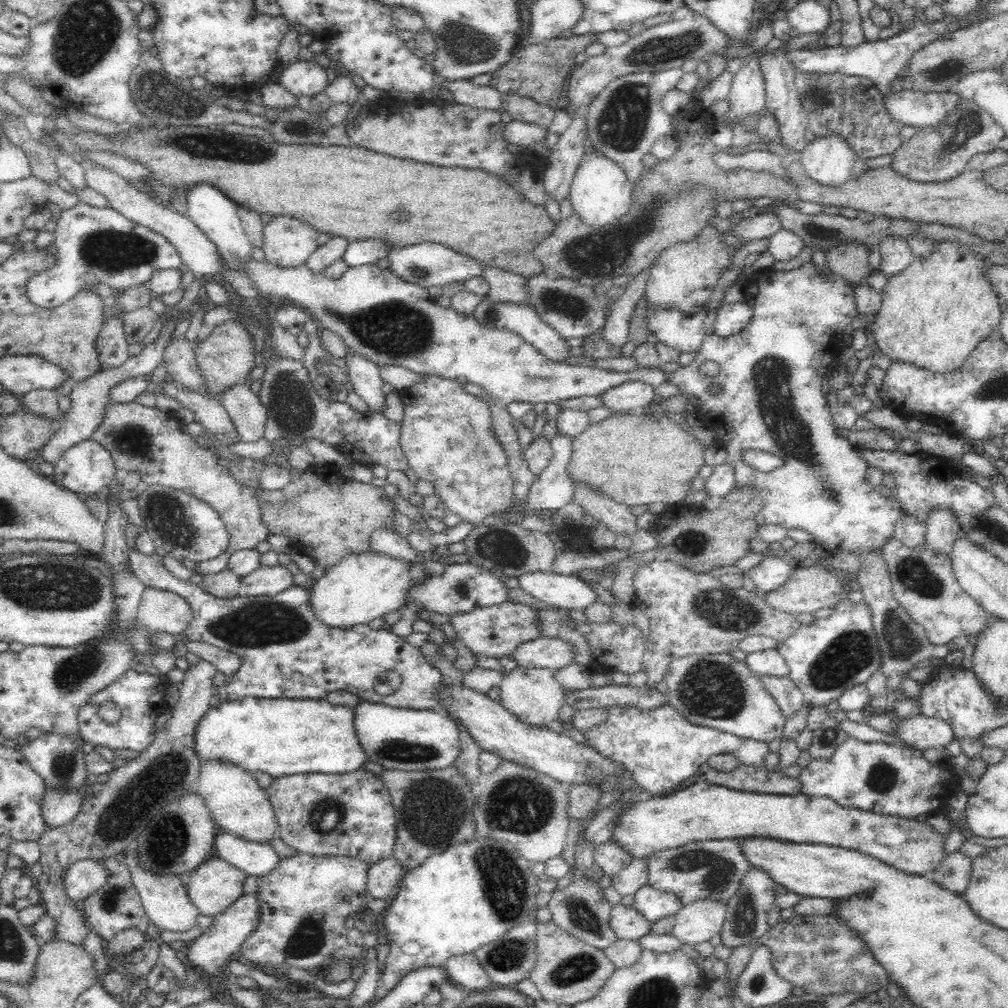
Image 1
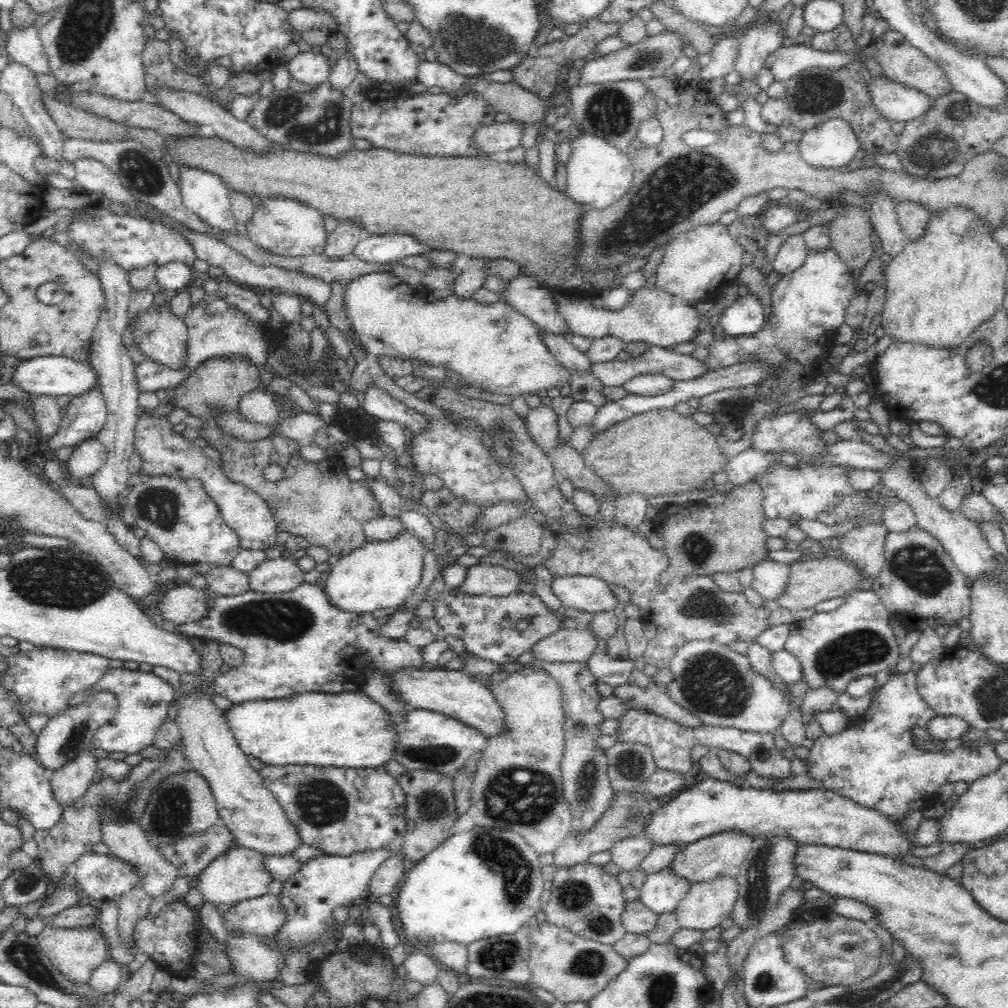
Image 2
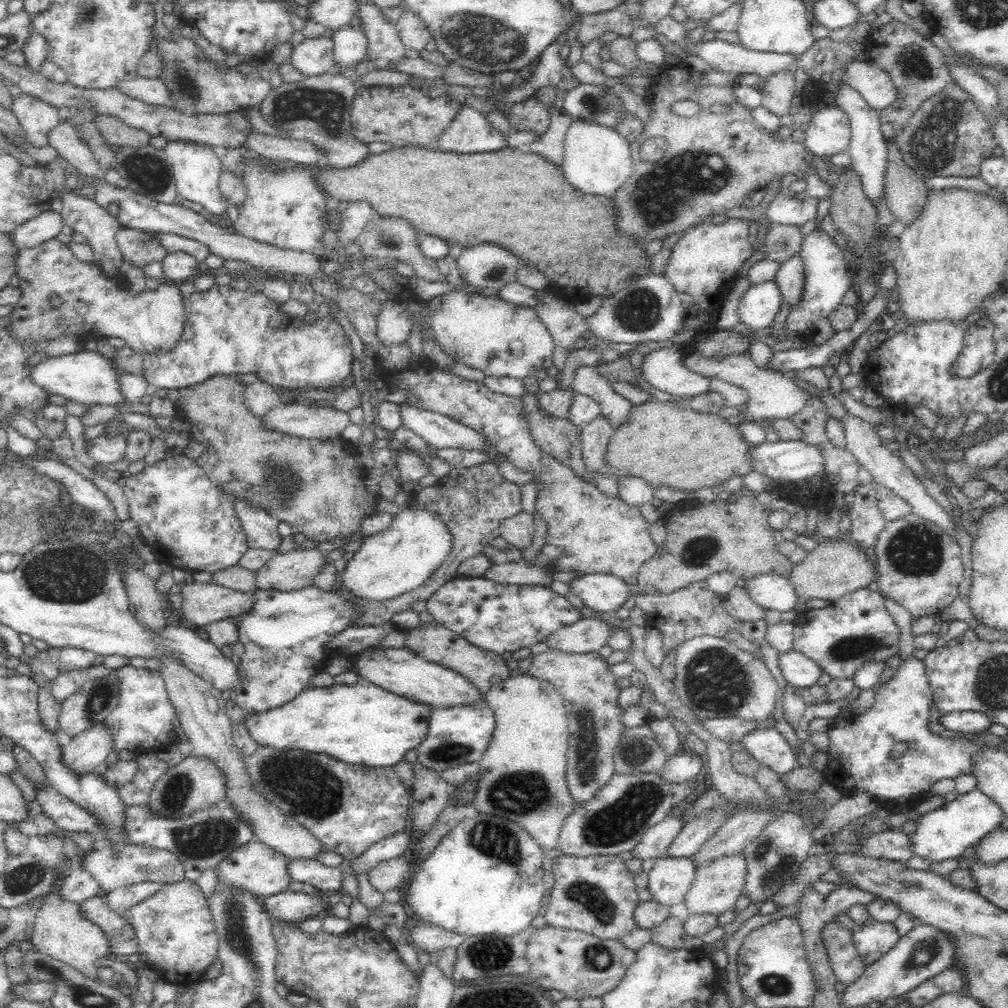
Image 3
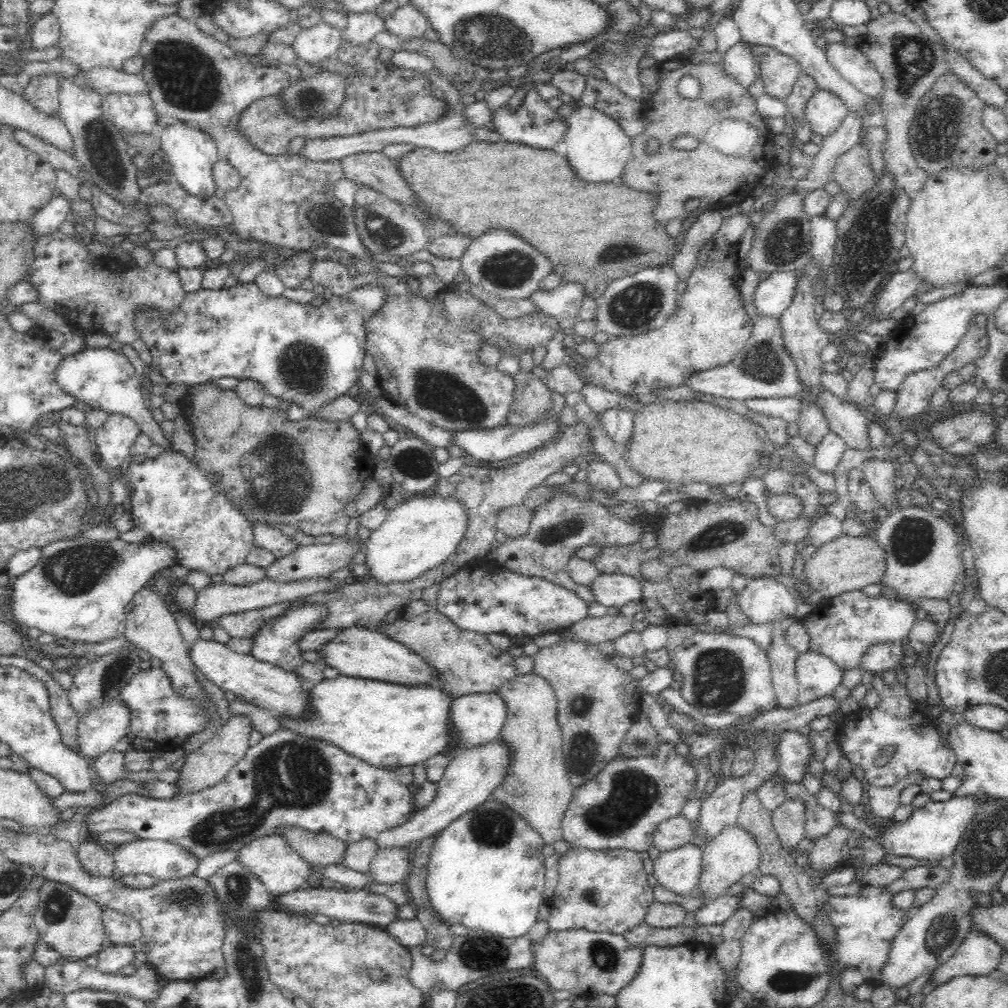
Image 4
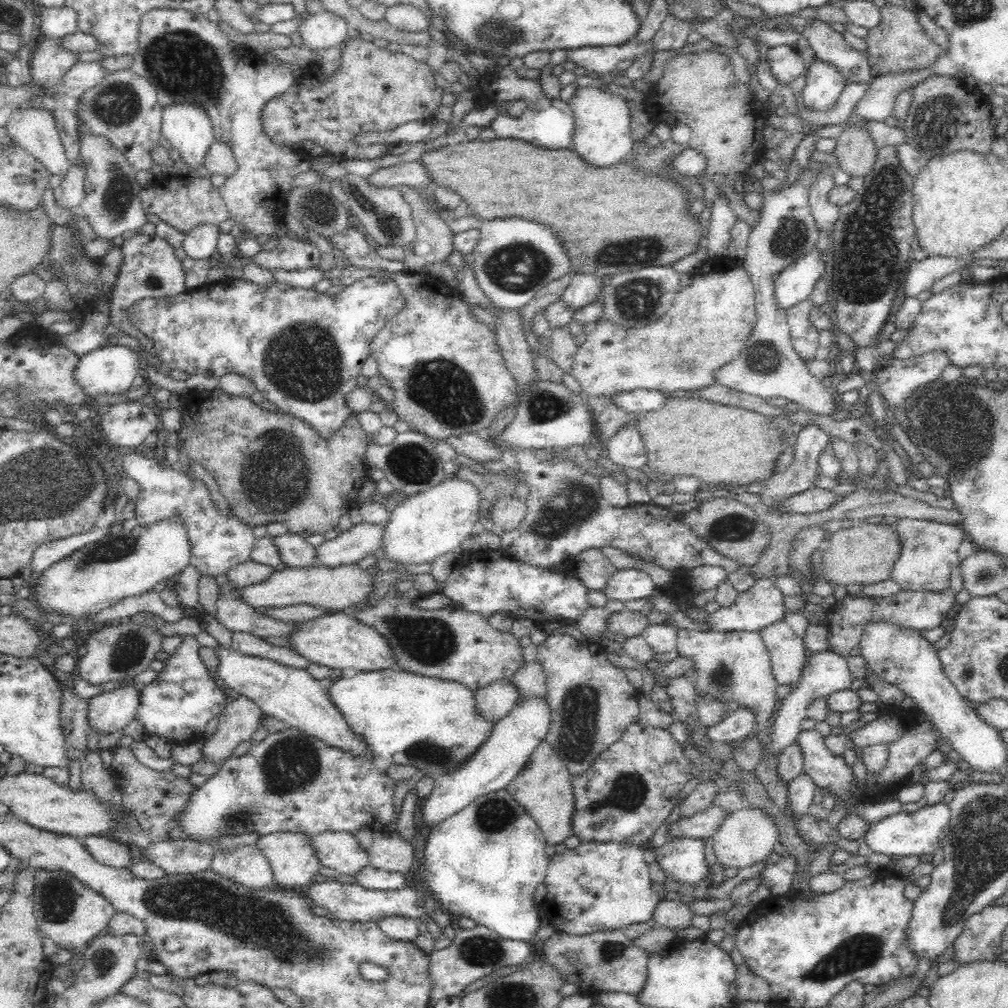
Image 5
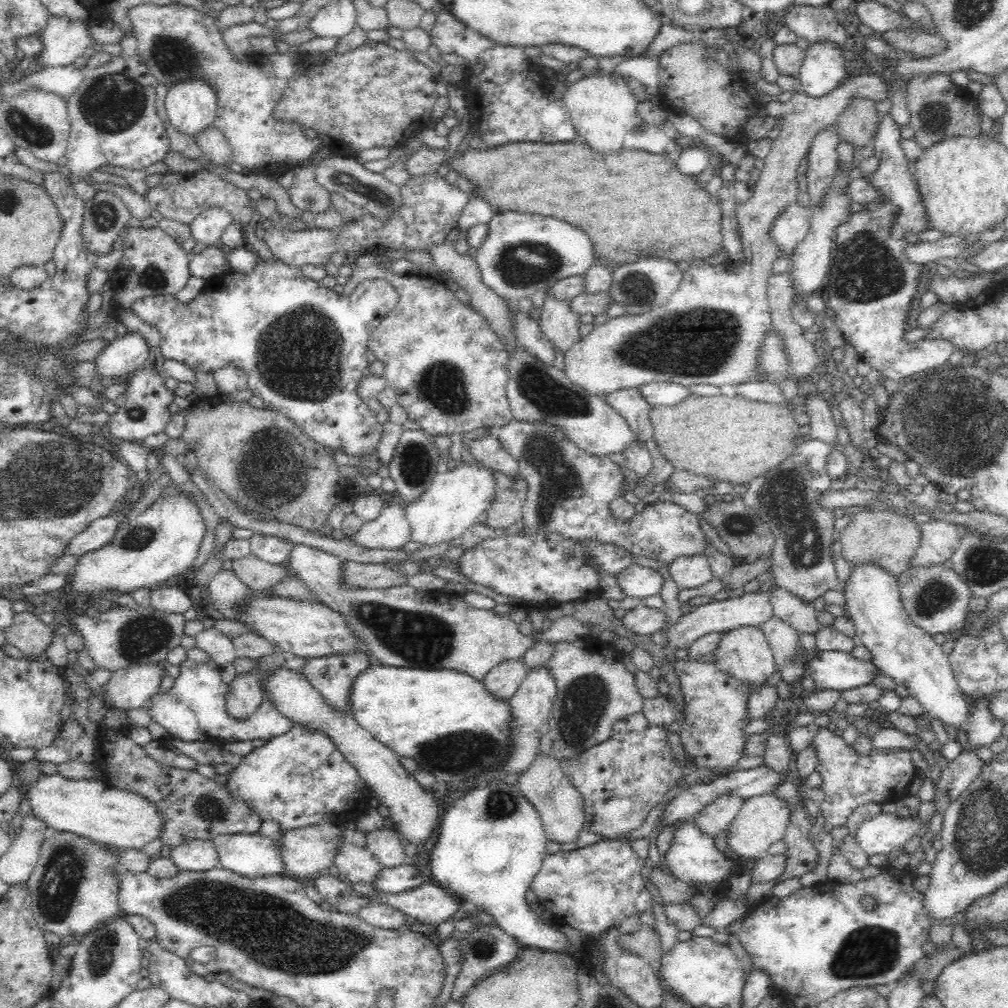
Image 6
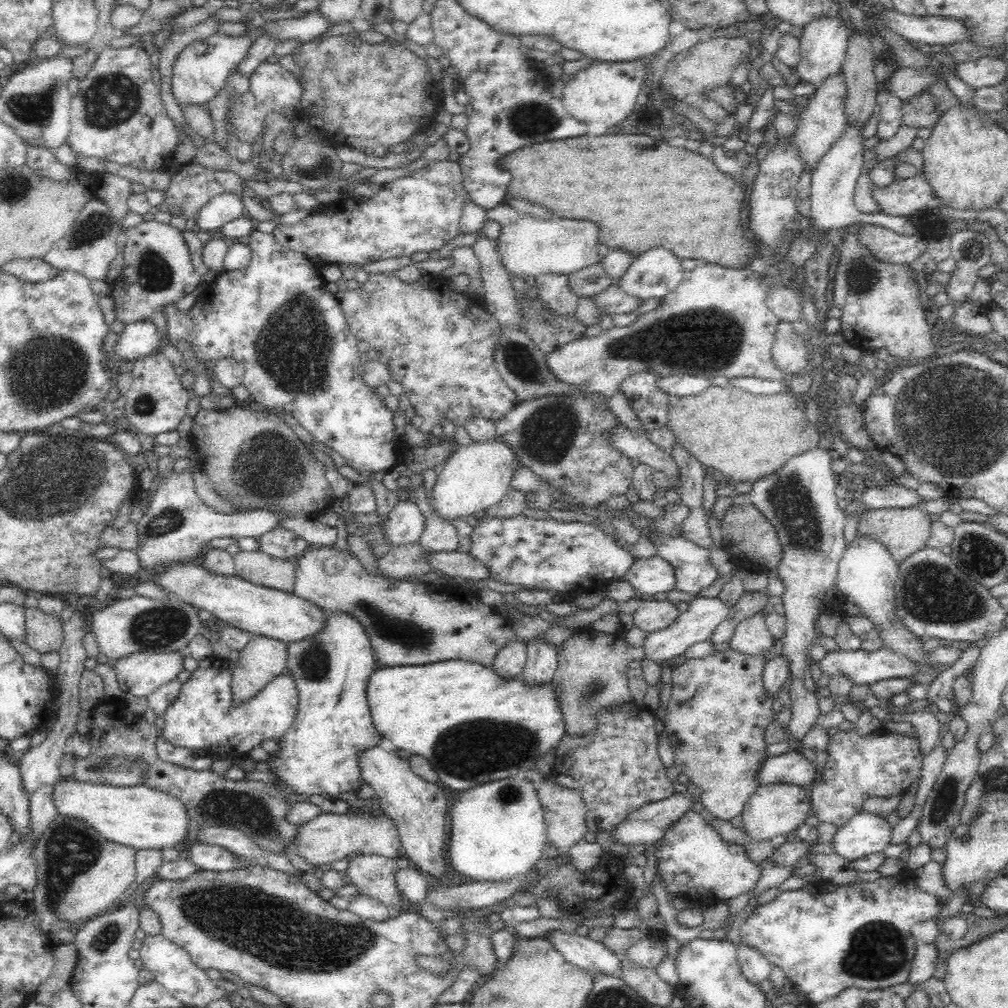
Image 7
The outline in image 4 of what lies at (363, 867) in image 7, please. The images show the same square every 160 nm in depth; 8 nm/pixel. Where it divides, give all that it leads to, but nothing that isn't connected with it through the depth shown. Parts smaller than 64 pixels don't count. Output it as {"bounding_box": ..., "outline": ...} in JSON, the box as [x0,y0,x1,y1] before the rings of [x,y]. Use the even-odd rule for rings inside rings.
{"bounding_box":[276,826,346,866],"outline":[[[284,826],[276,835],[284,837],[288,846],[311,866],[340,864],[346,852],[346,843],[325,833],[310,832],[299,826]]]}

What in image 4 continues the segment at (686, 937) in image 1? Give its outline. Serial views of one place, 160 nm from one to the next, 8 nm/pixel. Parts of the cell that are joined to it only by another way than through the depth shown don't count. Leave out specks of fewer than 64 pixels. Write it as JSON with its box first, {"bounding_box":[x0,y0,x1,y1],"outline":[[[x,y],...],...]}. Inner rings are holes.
{"bounding_box":[694,825,761,902],"outline":[[[734,825],[722,829],[703,849],[702,849],[702,872],[696,884],[694,894],[703,902],[710,902],[716,897],[728,895],[729,888],[747,874],[757,873],[761,852],[758,845],[754,843],[752,835],[746,829]]]}

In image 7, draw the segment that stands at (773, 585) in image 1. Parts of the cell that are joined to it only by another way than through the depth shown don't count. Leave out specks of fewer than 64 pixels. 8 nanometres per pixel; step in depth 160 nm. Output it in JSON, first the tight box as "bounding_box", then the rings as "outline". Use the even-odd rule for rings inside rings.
{"bounding_box":[643,598,732,665],"outline":[[[694,598],[685,612],[679,613],[674,624],[666,628],[656,630],[656,632],[647,632],[643,649],[645,650],[645,658],[653,663],[661,665],[674,658],[675,656],[684,655],[684,651],[688,646],[697,642],[708,641],[712,631],[720,622],[726,620],[731,613],[732,604],[724,604],[720,598]]]}

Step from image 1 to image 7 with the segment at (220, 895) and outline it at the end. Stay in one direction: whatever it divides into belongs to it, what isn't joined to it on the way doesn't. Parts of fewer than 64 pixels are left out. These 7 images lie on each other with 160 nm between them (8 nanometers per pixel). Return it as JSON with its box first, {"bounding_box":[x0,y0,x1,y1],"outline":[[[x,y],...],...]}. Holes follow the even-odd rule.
{"bounding_box":[295,814,401,871],"outline":[[[323,814],[300,825],[295,835],[296,854],[313,870],[320,871],[336,860],[348,859],[354,852],[398,859],[401,842],[392,819],[384,816],[350,816],[350,814]]]}

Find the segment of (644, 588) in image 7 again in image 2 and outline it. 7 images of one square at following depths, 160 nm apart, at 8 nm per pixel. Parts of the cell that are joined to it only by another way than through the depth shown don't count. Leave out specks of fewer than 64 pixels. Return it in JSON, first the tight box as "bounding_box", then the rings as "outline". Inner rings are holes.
{"bounding_box":[551,576,619,612],"outline":[[[558,576],[551,583],[552,593],[562,605],[584,612],[613,611],[619,604],[609,584],[594,576]]]}

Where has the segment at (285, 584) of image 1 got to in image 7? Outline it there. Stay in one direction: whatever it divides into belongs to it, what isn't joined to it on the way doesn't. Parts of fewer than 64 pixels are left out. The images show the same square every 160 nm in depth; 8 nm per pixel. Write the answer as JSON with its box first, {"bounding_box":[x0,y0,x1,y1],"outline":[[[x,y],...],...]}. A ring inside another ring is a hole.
{"bounding_box":[384,502,425,548],"outline":[[[397,502],[386,516],[384,537],[391,548],[418,542],[425,530],[425,519],[414,502]]]}

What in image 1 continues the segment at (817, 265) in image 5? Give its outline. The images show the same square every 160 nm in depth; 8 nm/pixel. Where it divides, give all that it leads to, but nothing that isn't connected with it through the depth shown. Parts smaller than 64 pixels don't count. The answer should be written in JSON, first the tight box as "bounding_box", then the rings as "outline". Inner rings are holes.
{"bounding_box":[713,301,752,337],"outline":[[[744,301],[724,303],[717,308],[717,315],[713,324],[713,333],[719,337],[738,334],[752,318],[752,306],[748,307]]]}

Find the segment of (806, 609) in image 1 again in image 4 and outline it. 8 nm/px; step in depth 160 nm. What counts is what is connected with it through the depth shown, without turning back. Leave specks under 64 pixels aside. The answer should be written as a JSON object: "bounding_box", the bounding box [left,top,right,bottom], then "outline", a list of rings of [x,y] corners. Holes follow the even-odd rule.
{"bounding_box":[803,535,885,600],"outline":[[[841,535],[838,539],[820,545],[806,560],[803,573],[814,594],[830,600],[844,592],[862,590],[872,583],[881,583],[885,568],[884,549],[874,538]]]}

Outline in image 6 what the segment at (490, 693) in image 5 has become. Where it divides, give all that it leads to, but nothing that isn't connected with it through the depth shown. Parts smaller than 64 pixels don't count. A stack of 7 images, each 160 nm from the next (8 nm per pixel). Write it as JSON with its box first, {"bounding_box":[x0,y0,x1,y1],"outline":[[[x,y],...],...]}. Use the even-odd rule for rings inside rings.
{"bounding_box":[482,659,527,701],"outline":[[[523,659],[507,660],[497,664],[482,681],[493,697],[508,701],[515,695],[527,674]]]}

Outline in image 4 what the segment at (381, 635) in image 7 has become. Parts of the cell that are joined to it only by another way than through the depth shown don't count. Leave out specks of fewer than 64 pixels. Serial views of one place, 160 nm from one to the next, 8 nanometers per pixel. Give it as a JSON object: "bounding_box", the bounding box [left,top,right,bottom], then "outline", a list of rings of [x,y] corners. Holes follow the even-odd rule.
{"bounding_box":[251,521,517,696],"outline":[[[263,521],[251,522],[251,526],[254,546],[269,550],[275,558],[286,556],[299,546],[299,539],[285,536],[278,527],[270,527]],[[430,608],[411,620],[396,619],[384,628],[383,633],[427,660],[441,674],[436,683],[448,696],[495,692],[517,675],[514,658],[507,651],[501,652],[492,647],[486,635],[460,630],[435,608]]]}

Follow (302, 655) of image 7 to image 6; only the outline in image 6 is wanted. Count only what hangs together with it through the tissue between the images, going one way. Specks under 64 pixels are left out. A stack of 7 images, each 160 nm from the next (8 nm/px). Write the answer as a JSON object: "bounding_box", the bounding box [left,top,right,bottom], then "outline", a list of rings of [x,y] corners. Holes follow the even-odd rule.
{"bounding_box":[226,647,373,830],"outline":[[[358,647],[352,653],[308,657],[304,673],[308,682],[337,710],[351,710],[351,686],[355,678],[369,667],[369,652]],[[294,725],[285,734],[267,740],[244,757],[234,759],[232,770],[226,777],[227,791],[232,797],[246,801],[260,819],[277,822],[281,830],[340,822],[342,812],[348,812],[350,808],[368,802],[373,796],[357,768],[344,758],[330,737],[322,730],[308,729],[302,725]]]}

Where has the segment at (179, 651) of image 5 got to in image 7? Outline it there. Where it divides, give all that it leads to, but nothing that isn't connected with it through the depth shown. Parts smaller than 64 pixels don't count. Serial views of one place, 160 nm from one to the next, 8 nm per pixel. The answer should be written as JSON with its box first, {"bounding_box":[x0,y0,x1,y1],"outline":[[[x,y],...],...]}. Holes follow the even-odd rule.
{"bounding_box":[162,654,299,754],"outline":[[[212,654],[212,658],[206,657],[205,659],[198,660],[197,668],[191,673],[190,677],[181,683],[180,692],[178,692],[178,696],[174,698],[171,702],[170,706],[166,709],[166,712],[162,715],[166,726],[164,726],[164,731],[162,736],[172,744],[176,746],[183,746],[186,748],[203,748],[210,753],[223,752],[224,754],[247,754],[249,750],[252,748],[256,748],[256,746],[260,746],[261,742],[264,740],[275,740],[278,741],[279,738],[282,738],[284,734],[288,731],[288,728],[292,727],[294,723],[294,719],[297,715],[297,710],[299,707],[299,692],[298,687],[296,686],[295,680],[291,677],[290,674],[287,675],[276,675],[274,680],[268,681],[268,684],[264,685],[264,688],[261,688],[255,697],[249,698],[247,701],[242,702],[240,705],[234,705],[234,697],[231,695],[231,672],[228,670],[228,666],[226,666],[226,662],[224,659],[218,660],[218,658],[214,658],[214,654]]]}

